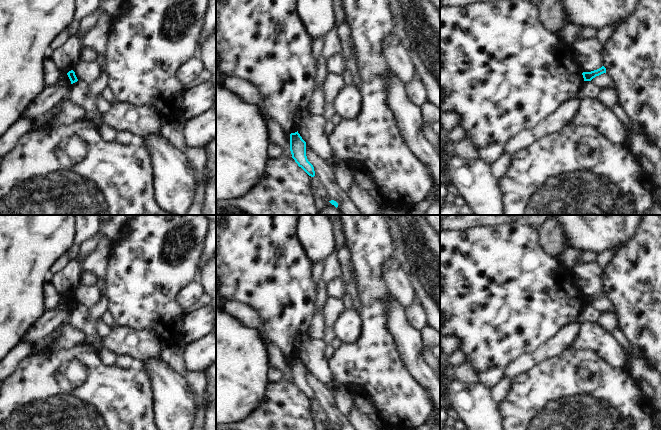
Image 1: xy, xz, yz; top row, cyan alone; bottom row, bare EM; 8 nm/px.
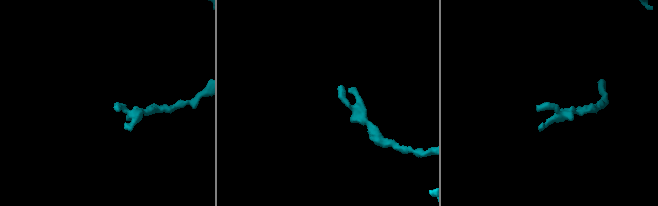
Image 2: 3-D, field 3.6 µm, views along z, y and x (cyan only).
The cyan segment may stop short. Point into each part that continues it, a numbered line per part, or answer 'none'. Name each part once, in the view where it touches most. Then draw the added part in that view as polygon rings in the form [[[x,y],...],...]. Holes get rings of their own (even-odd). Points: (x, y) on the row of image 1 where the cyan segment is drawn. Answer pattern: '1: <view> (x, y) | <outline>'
none

